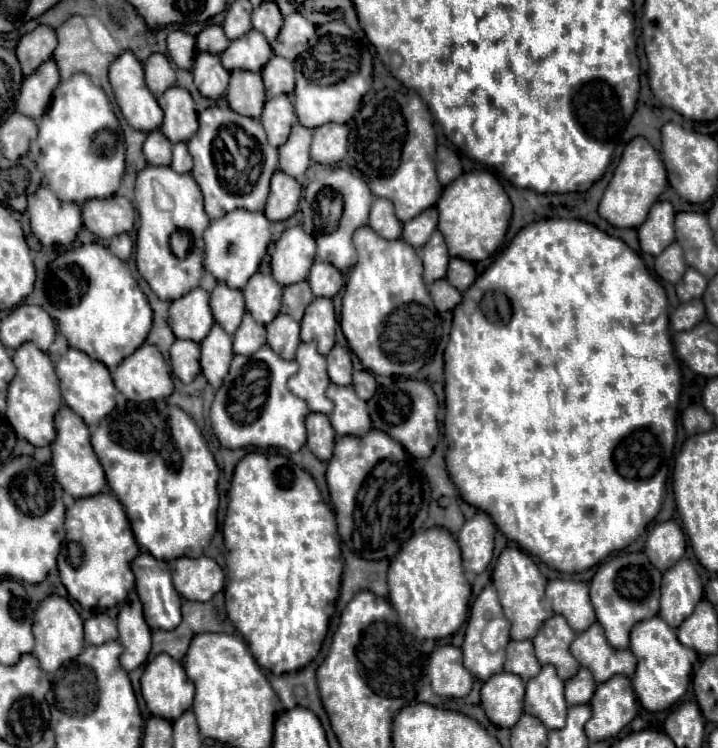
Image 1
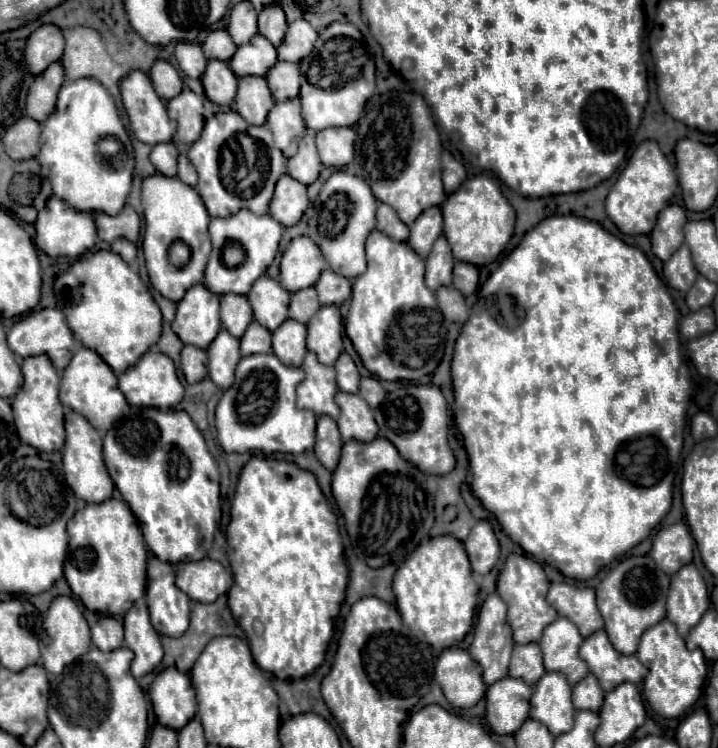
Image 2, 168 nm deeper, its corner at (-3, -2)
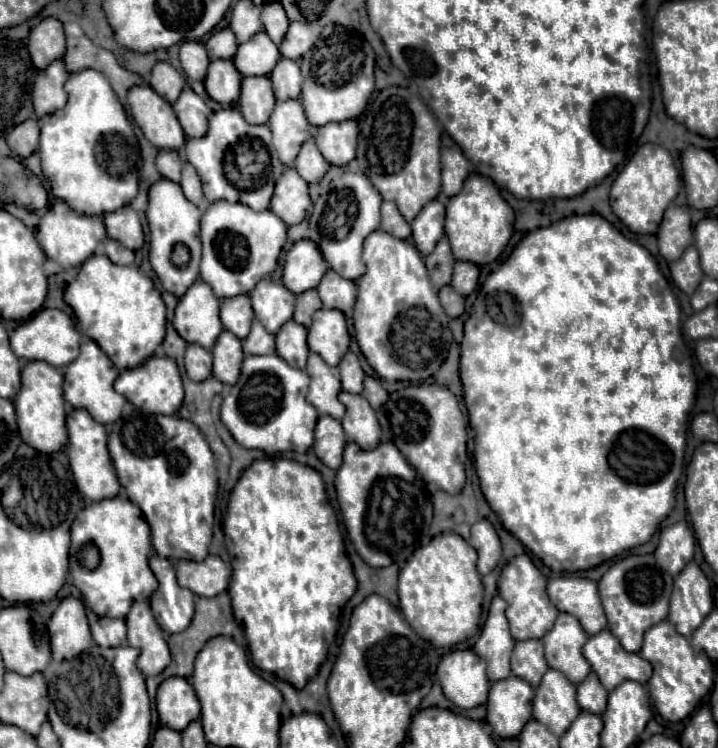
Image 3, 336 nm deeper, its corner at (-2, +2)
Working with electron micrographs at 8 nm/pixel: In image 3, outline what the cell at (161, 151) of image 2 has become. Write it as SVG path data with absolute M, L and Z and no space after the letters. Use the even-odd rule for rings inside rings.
M160 151L158 153L158 159L156 159L156 165L158 165L158 171L164 179L170 179L174 183L178 183L180 179L180 157L176 151Z

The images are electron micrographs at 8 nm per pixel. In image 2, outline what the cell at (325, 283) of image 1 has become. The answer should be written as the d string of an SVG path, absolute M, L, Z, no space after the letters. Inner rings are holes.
M331 269L323 271L319 283L315 283L315 289L319 293L321 305L341 305L351 297L351 281L343 275L335 275Z

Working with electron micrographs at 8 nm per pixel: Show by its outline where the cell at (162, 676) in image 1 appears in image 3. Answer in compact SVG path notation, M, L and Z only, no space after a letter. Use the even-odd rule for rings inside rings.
M168 677L158 687L156 709L160 721L174 729L184 731L194 719L200 717L200 703L194 695L194 689L184 677Z

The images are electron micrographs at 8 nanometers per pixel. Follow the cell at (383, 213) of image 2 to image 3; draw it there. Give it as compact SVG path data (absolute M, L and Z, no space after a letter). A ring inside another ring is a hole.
M390 201L382 203L382 231L398 239L410 239L410 225L406 223L406 219L402 219L398 207Z

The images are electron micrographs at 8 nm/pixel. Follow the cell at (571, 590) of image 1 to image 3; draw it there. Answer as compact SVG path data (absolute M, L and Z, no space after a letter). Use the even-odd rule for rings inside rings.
M558 577L548 581L548 597L558 611L574 615L588 635L606 629L598 585L586 577Z

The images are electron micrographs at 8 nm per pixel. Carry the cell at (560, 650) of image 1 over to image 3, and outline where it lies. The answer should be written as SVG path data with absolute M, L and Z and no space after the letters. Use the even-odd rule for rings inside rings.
M560 613L552 631L542 639L546 649L546 661L552 669L562 671L574 685L582 683L590 673L590 663L582 655L582 647L588 635L582 631L574 615Z

